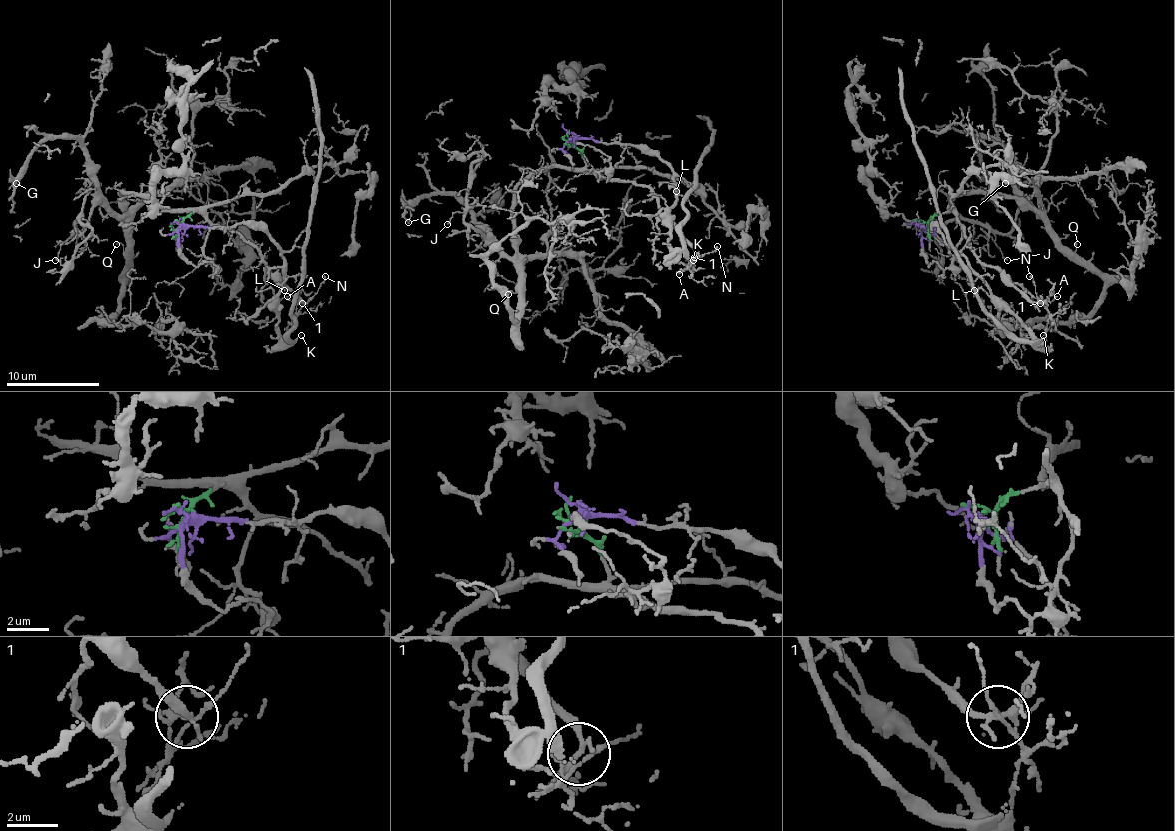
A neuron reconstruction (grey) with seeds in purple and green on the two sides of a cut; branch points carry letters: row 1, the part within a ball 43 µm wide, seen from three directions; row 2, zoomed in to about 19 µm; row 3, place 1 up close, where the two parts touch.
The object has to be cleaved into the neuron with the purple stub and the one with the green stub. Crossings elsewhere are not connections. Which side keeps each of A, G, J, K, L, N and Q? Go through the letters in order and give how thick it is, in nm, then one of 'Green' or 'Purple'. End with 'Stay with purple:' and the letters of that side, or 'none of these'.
A: Thickness 100 nm. Green
G: Thickness 110 nm. Green
J: Thickness 110 nm. Green
K: Thickness 80 nm. Purple
L: Thickness 70 nm. Purple
N: Thickness 100 nm. Purple
Q: Thickness 90 nm. Green
Stay with purple: K, L, N

